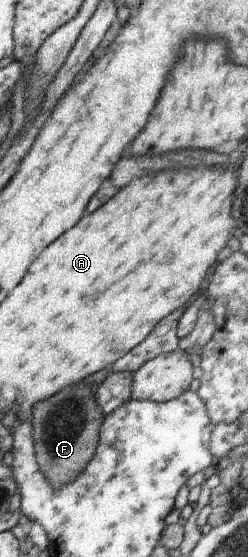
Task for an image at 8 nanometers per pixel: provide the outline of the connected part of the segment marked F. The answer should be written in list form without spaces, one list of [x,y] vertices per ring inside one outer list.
[[[87,377],[71,383],[31,409],[36,462],[53,488],[63,487],[65,483],[77,479],[77,475],[93,459],[99,445],[98,437],[104,415],[97,407],[97,387],[90,380]]]

